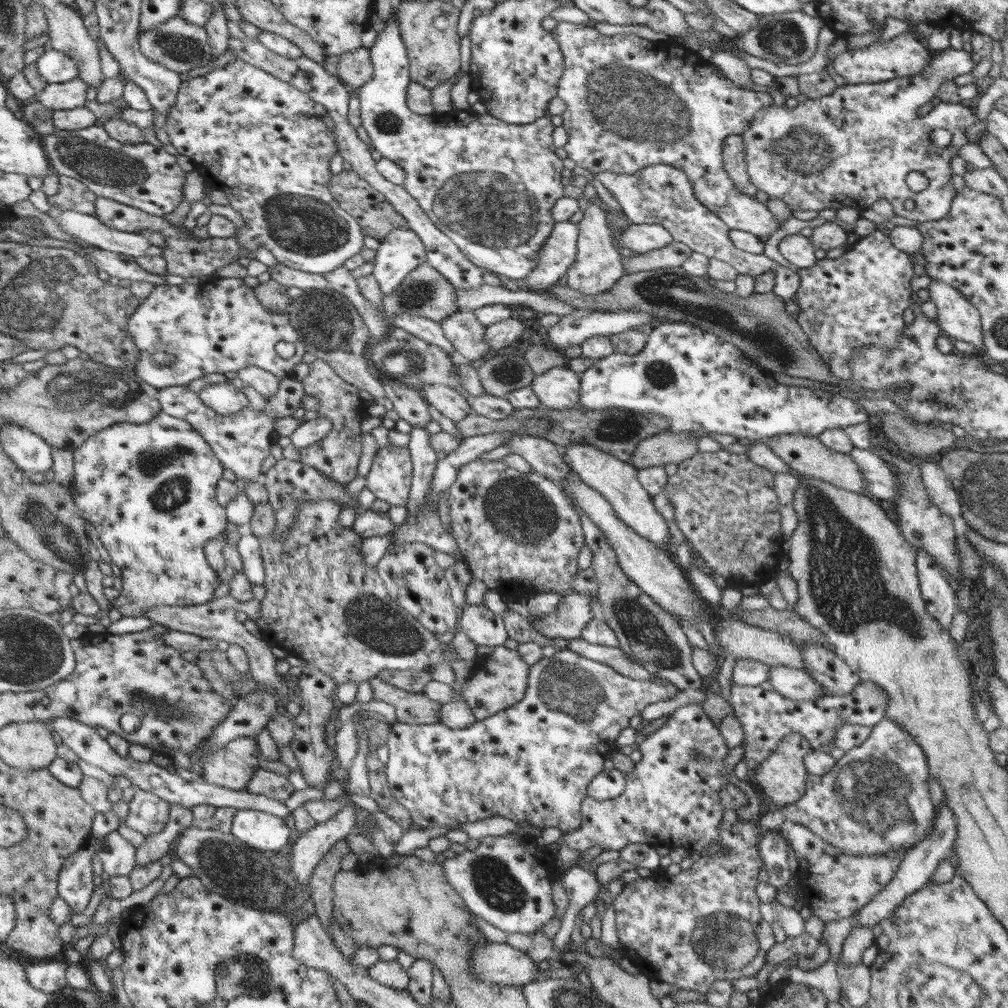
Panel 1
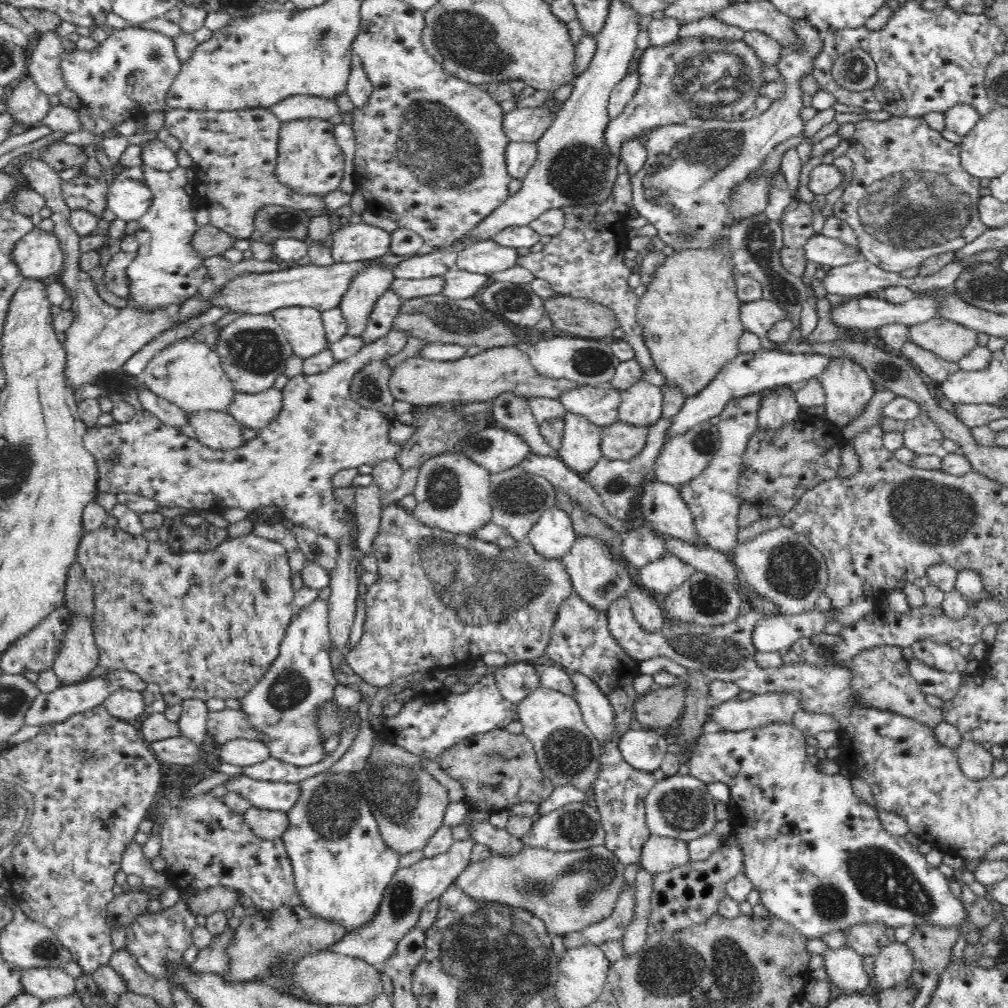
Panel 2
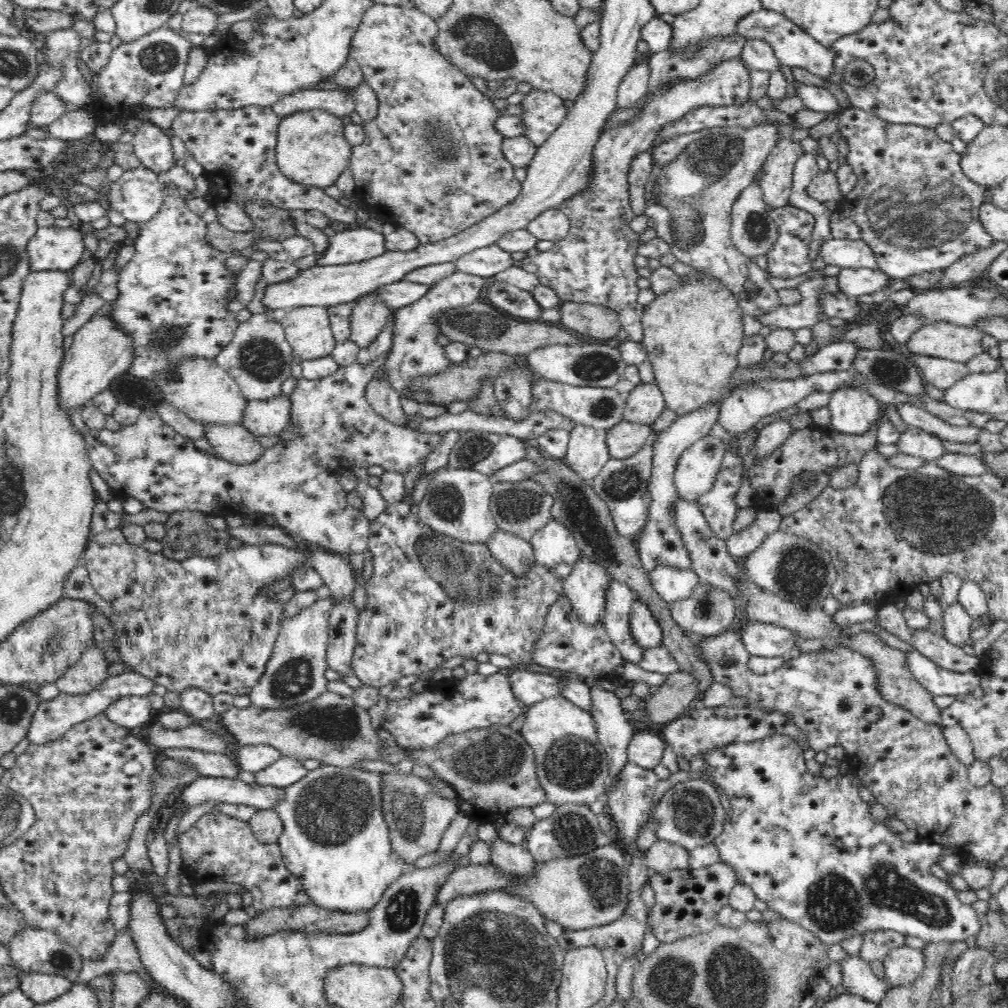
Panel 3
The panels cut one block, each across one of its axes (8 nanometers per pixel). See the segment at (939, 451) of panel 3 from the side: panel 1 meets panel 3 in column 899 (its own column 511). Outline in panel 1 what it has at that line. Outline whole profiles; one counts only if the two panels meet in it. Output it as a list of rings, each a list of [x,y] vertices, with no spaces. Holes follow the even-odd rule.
[[[512,436],[502,445],[508,446],[513,454],[522,456],[532,466],[533,474],[538,472],[562,486],[562,477],[568,475],[570,468],[553,442],[540,436]]]

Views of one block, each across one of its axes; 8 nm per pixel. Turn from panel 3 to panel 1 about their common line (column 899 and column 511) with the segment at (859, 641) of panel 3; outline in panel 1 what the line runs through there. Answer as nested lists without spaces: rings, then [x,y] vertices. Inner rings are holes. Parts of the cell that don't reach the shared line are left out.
[[[504,645],[492,647],[492,652],[477,663],[463,685],[461,692],[463,702],[477,720],[482,721],[488,716],[493,716],[522,701],[527,686],[528,672],[529,665],[516,650],[508,650]]]

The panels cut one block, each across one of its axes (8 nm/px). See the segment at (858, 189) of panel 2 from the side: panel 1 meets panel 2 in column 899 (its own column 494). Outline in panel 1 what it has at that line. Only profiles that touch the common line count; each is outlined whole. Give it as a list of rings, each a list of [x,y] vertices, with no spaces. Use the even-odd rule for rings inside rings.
[[[393,11],[392,16],[385,22],[386,27],[379,32],[374,45],[369,48],[370,60],[372,60],[372,66],[374,66],[372,79],[364,83],[359,89],[353,91],[357,95],[358,100],[360,100],[361,125],[362,128],[366,129],[370,137],[370,146],[378,150],[384,158],[388,158],[388,160],[402,168],[405,175],[403,188],[408,194],[411,194],[418,202],[420,208],[422,208],[422,211],[430,218],[430,221],[454,242],[454,245],[466,256],[467,260],[470,260],[472,265],[479,266],[482,270],[489,270],[491,273],[503,274],[506,278],[512,278],[512,280],[523,279],[532,271],[532,268],[536,267],[540,248],[550,237],[554,228],[555,221],[553,220],[551,209],[560,198],[564,197],[563,191],[565,186],[561,182],[561,173],[564,166],[562,165],[562,159],[554,152],[555,146],[554,141],[552,141],[552,131],[555,126],[548,116],[540,117],[536,121],[525,125],[515,125],[504,122],[502,119],[492,115],[476,113],[473,110],[461,111],[452,108],[448,112],[436,114],[436,117],[422,116],[422,114],[412,112],[407,104],[407,88],[411,82],[409,72],[410,59],[408,58],[406,45],[402,41],[398,19],[396,18],[398,18],[398,15],[396,15],[396,11]],[[482,210],[492,210],[494,214],[488,220],[484,220],[486,216],[484,216]]]

